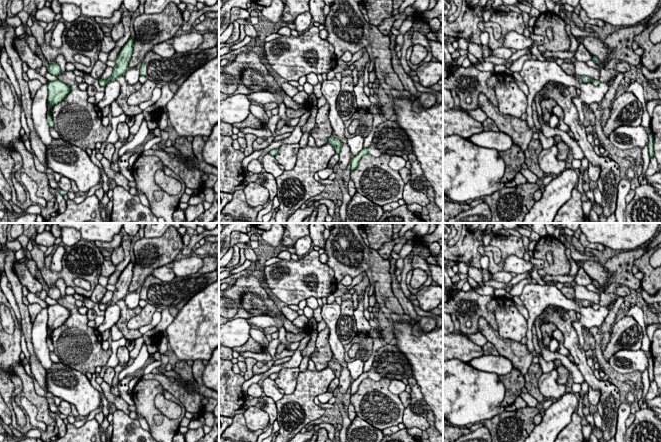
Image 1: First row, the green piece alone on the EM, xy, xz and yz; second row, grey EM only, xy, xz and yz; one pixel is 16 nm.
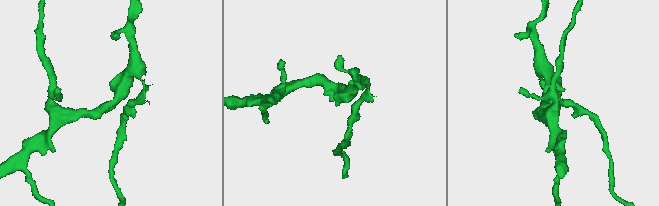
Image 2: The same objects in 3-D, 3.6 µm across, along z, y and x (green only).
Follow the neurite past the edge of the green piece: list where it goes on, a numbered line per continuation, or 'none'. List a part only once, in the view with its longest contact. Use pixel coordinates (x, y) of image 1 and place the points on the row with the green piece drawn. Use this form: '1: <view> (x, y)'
1: xy (176, 69)

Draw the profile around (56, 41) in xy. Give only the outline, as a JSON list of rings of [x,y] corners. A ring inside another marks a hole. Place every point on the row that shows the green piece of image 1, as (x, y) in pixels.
[[[59,21],[52,33],[50,46],[61,47],[62,46],[62,35],[65,30],[64,21]]]

